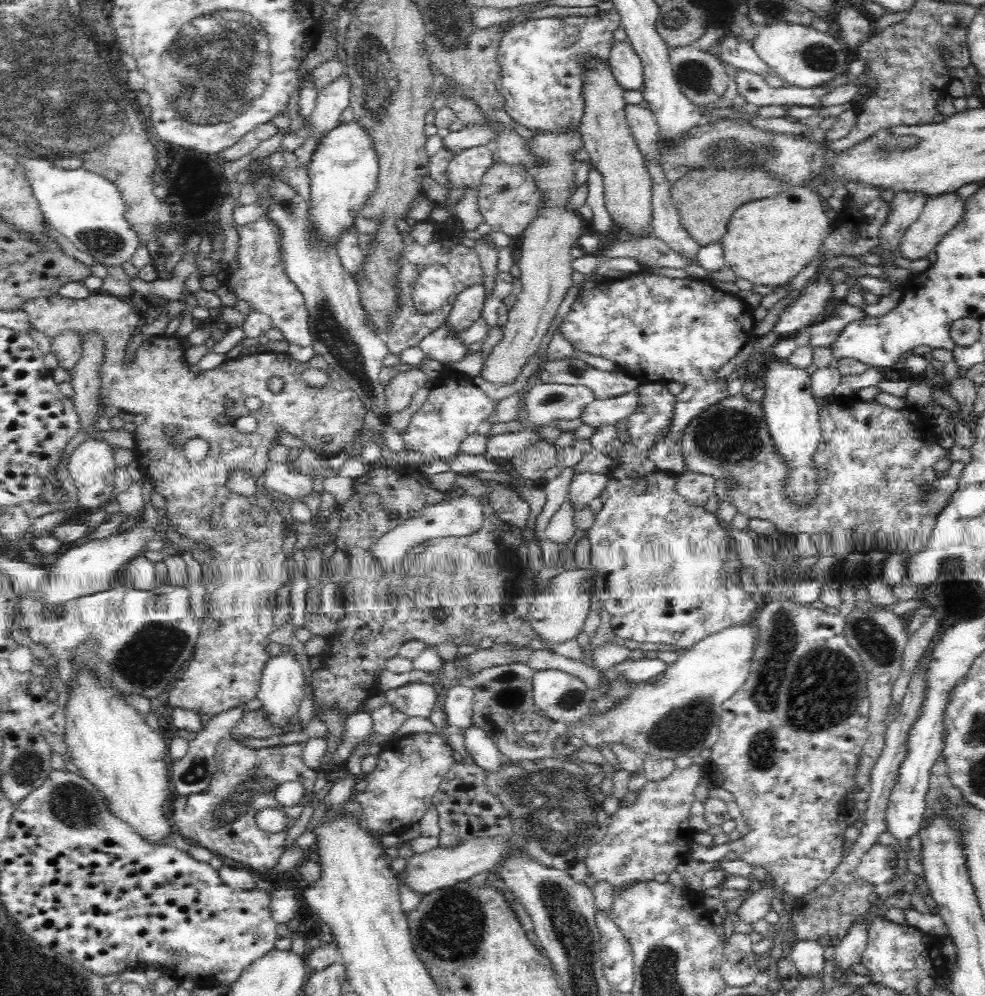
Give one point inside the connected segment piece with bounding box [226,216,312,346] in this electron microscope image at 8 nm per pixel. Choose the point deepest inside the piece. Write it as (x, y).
(262, 281)

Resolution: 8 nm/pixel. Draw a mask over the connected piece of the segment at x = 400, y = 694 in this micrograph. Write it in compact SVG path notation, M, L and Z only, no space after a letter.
M416 682L388 690L385 696L386 703L406 712L409 717L418 716L428 719L436 702L437 693L432 685Z

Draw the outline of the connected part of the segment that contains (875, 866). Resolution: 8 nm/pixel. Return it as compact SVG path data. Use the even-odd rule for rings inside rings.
M874 843L857 864L857 873L871 886L888 883L894 876L894 856L896 851L890 845Z

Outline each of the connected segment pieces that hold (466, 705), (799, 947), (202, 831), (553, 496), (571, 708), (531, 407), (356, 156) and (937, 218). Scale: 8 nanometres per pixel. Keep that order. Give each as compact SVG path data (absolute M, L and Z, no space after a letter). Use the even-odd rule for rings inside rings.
M456 685L448 689L444 708L450 729L463 731L468 728L473 715L473 691L464 685Z
M813 940L797 942L788 954L803 978L821 976L824 968L824 947Z
M224 737L223 739L224 740L222 740L222 742L218 744L218 748L216 748L216 772L214 772L214 774L212 775L212 780L210 781L208 788L205 788L202 792L196 792L194 794L188 794L186 796L178 796L173 802L174 809L172 811L172 818L174 819L174 824L176 824L177 826L177 833L180 834L183 838L186 838L186 842L189 842L188 844L204 846L204 848L208 848L208 850L211 850L217 856L226 856L226 858L232 858L232 860L236 860L236 862L242 862L242 864L245 864L246 866L251 866L249 870L258 870L258 872L261 873L266 872L268 868L274 868L274 866L276 866L278 859L285 851L285 841L287 839L287 832L290 828L292 828L292 826L294 826L296 820L298 820L298 817L300 816L303 810L303 807L307 805L306 800L310 798L310 796L312 796L312 790L314 790L314 783L316 782L316 770L312 770L304 766L301 758L303 750L302 743L295 743L287 746L277 745L269 748L260 748L256 750L252 748L247 748L243 744L237 744L237 742L233 742L233 740L228 737ZM288 780L298 780L303 784L304 798L303 801L300 804L296 804L296 806L282 807L276 802L275 798L273 797L273 794L278 784L282 784L282 782L286 782ZM266 806L274 806L276 808L280 808L280 810L283 810L289 816L290 821L288 823L288 826L286 826L286 830L282 830L282 832L277 833L270 833L264 832L263 830L260 830L260 828L258 828L258 823L256 823L254 818L256 816L256 813Z
M576 466L566 467L558 477L549 480L546 486L542 488L546 494L546 503L542 512L536 517L535 531L531 533L533 536L539 536L556 510L566 502L566 494L572 482L573 472L577 468Z
M558 670L533 675L534 704L552 722L571 723L590 714L595 695L576 676Z
M536 383L532 388L528 388L526 393L525 403L528 420L533 426L544 427L556 420L579 419L583 408L594 399L593 390L584 385Z
M352 120L349 124L338 124L337 128L322 138L322 142L316 148L309 163L310 179L310 201L308 210L308 224L304 224L304 239L308 245L320 247L320 250L337 250L339 238L345 235L346 231L356 228L354 226L354 216L362 215L364 206L370 202L372 194L376 192L378 174L380 170L380 160L376 155L376 142L372 141L372 133L360 125L358 120Z
M956 193L928 198L916 222L908 227L899 244L906 260L927 259L941 238L960 220L964 201Z

